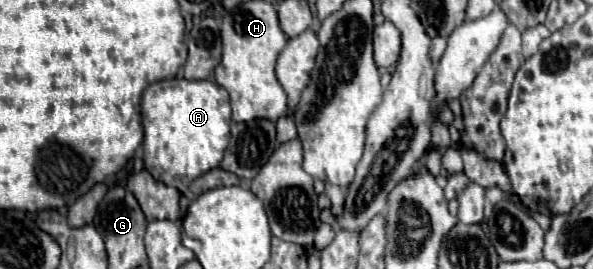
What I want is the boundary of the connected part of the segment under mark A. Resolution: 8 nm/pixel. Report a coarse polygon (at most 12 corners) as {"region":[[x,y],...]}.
{"region":[[213,80],[145,88],[143,162],[177,190],[217,168],[229,94]]}

